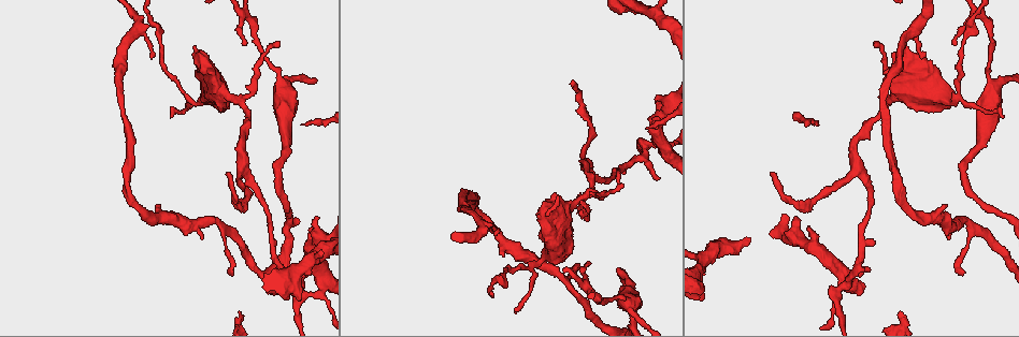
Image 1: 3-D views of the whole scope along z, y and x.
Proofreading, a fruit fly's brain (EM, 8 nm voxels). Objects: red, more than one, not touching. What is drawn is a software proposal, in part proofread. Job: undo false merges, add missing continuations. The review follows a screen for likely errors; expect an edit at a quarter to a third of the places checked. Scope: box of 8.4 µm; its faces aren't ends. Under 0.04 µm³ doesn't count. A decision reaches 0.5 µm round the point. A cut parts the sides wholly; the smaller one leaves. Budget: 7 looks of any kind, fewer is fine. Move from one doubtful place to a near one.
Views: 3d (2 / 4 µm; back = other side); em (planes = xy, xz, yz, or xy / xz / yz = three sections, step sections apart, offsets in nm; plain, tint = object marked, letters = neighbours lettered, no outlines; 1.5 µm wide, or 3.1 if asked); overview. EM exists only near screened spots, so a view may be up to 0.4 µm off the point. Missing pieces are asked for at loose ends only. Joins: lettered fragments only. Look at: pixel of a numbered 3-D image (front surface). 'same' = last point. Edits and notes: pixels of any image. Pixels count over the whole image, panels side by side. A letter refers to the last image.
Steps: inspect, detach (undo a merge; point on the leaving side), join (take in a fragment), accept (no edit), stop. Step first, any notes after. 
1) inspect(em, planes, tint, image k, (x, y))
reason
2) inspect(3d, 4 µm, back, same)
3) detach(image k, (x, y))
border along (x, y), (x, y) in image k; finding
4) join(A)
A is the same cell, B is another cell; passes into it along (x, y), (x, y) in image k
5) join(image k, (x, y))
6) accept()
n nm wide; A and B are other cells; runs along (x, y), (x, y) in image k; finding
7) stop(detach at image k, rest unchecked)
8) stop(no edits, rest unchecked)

inspect(3d, 4 µm, image 1, (624, 184))
tapers out

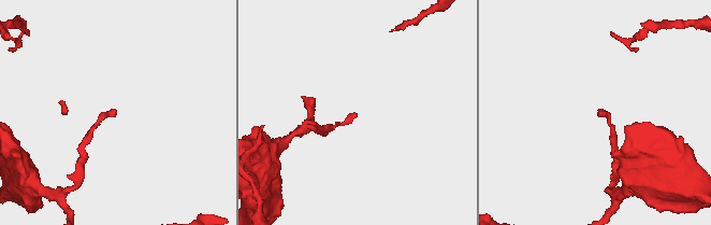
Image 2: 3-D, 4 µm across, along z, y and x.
inspect(em, planes, letters, image 2, (599, 111))

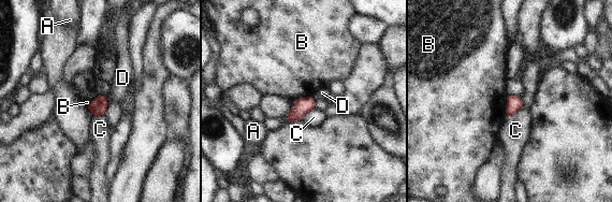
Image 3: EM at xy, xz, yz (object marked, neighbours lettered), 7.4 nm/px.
accept()
A, B, C and D are other cells; border along (311, 96), (296, 98), (293, 101) in image 3; no lettered fragment goes on from it

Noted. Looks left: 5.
inspect(em, planes, letters, image 1, (923, 56))
an open end

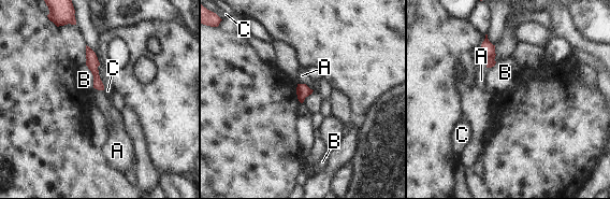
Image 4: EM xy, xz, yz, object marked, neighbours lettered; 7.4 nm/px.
accept()
A, B and C are other cells; border along (298, 83), (304, 83), (313, 90) in image 4; no lettered fragment goes on from it

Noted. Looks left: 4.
inspect(3d, 4 µm, image 1, (663, 105))
an open end

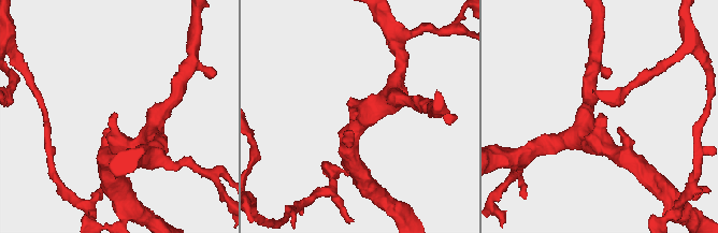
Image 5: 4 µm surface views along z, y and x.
inspect(em, planes, letters, image 5, (599, 115))
shape alone is not enough

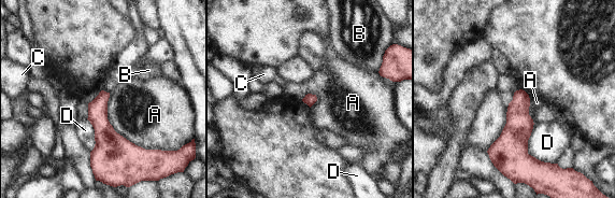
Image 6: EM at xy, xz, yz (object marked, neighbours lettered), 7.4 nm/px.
accept()
A, B, C and D are other cells; border along (109, 93), (112, 127), (155, 150) in image 6; no lettered fragment goes on from it

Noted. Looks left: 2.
stop(no edits, rest unchecked)

